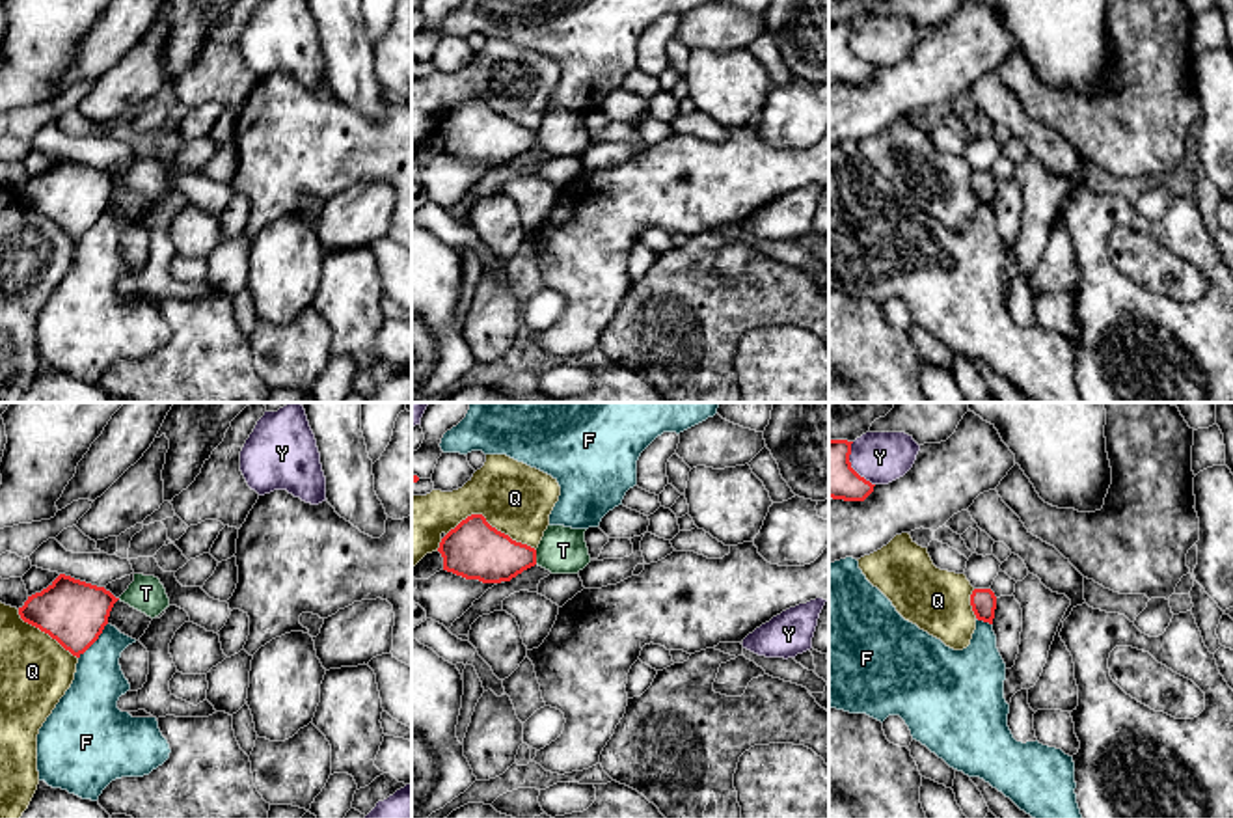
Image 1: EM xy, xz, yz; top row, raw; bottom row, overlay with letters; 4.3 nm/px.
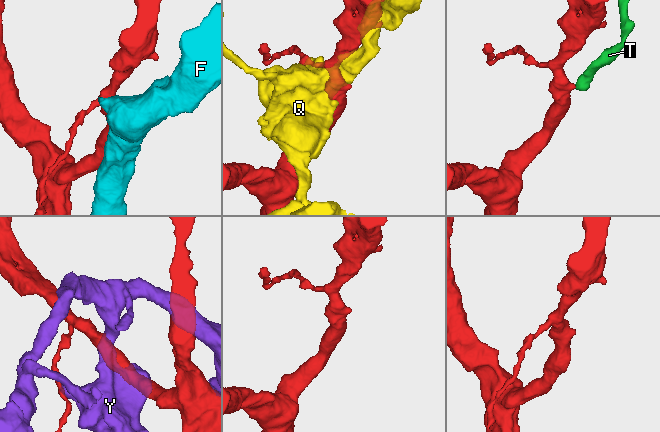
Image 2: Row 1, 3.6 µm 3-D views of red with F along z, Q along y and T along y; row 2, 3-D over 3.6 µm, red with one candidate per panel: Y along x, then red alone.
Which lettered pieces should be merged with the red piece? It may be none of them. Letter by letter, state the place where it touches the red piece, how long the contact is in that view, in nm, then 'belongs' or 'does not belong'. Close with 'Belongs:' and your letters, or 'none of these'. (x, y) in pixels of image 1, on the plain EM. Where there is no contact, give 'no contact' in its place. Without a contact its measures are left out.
F: xy (95, 222) | 200 nm | does not belong
Q: xz (488, 107) | 400 nm | does not belong
T: xz (535, 140) | 60 nm | does not belong
Y: yz (850, 49) | 220 nm | does not belong
Belongs: none of these

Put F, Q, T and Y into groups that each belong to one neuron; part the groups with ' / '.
F / Q / T / Y

